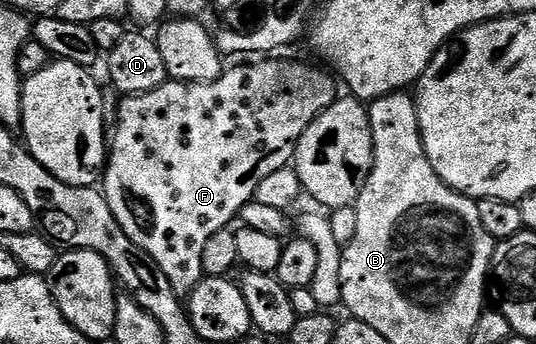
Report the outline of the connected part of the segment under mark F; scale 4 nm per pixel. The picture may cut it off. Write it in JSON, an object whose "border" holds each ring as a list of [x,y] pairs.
{"border":[[[262,57],[257,61],[243,62],[246,63],[243,67],[234,67],[231,71],[230,68],[223,70],[219,79],[213,79],[207,83],[167,81],[164,85],[160,85],[148,93],[128,95],[121,100],[123,102],[122,116],[118,119],[118,128],[115,131],[113,128],[112,138],[108,143],[108,162],[104,168],[104,183],[106,179],[104,194],[120,229],[124,229],[126,236],[137,247],[144,249],[144,253],[148,253],[152,257],[152,261],[156,261],[156,265],[160,265],[160,269],[164,269],[164,277],[168,277],[168,281],[172,281],[174,291],[180,297],[189,296],[195,285],[204,278],[202,273],[204,245],[207,243],[208,237],[212,237],[212,233],[220,233],[220,229],[230,227],[233,219],[235,222],[241,216],[242,210],[252,202],[260,181],[264,181],[264,177],[268,177],[268,173],[276,173],[276,169],[287,166],[293,160],[294,150],[297,149],[300,137],[308,129],[308,125],[312,125],[315,117],[324,113],[324,109],[331,107],[335,99],[339,98],[339,84],[333,74],[325,75],[320,68],[309,67],[306,63],[297,63],[294,59],[278,58],[282,57]]]}

